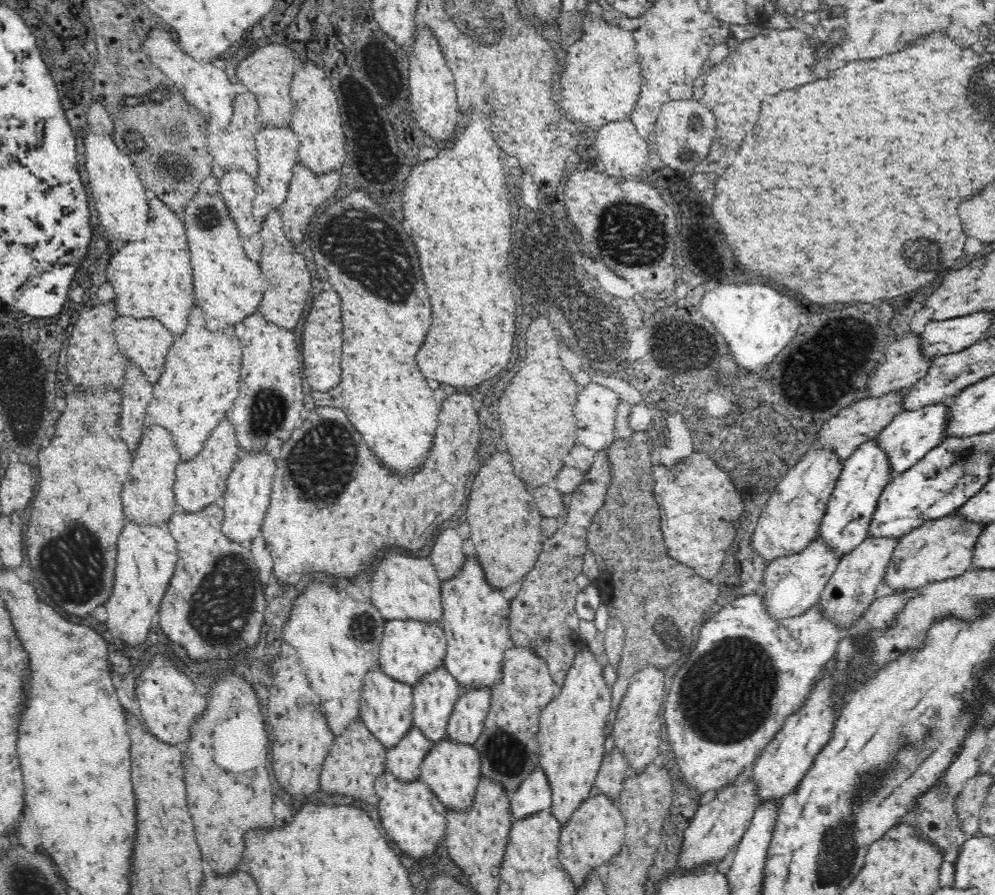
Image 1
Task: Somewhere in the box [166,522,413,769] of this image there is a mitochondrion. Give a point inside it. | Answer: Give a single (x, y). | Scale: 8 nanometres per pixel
(220, 606)

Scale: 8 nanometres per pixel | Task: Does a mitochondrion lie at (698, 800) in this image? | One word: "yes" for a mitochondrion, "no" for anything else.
no

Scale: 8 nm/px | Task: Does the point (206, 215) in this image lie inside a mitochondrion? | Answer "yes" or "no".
yes

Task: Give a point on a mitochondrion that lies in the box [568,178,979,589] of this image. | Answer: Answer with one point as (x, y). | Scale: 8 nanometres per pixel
(630, 233)

